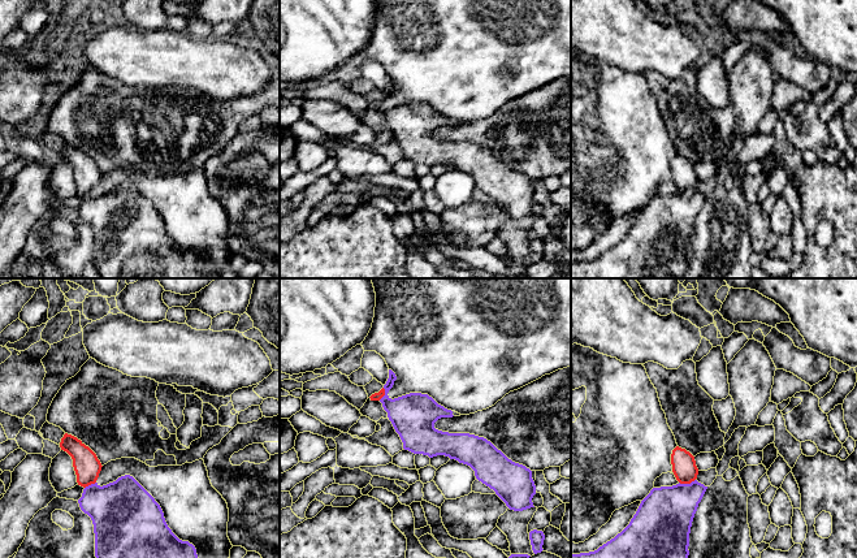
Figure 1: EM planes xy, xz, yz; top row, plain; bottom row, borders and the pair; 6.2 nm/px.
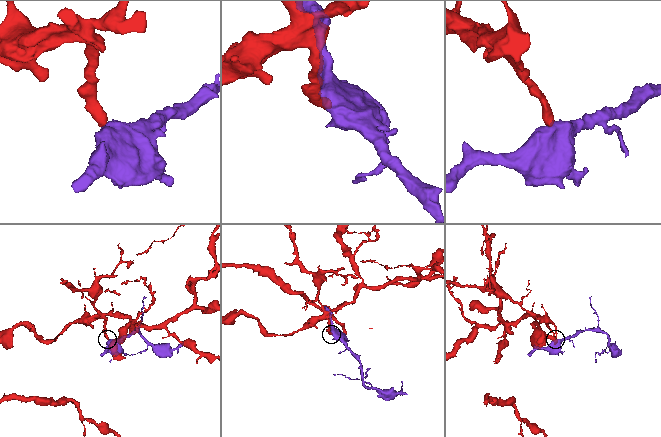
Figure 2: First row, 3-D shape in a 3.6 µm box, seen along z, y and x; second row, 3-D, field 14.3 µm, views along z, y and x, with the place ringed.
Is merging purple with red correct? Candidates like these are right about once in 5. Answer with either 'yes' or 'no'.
no

